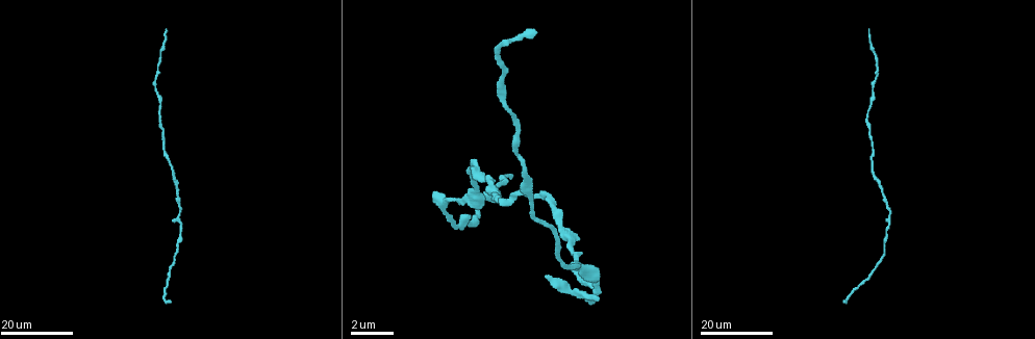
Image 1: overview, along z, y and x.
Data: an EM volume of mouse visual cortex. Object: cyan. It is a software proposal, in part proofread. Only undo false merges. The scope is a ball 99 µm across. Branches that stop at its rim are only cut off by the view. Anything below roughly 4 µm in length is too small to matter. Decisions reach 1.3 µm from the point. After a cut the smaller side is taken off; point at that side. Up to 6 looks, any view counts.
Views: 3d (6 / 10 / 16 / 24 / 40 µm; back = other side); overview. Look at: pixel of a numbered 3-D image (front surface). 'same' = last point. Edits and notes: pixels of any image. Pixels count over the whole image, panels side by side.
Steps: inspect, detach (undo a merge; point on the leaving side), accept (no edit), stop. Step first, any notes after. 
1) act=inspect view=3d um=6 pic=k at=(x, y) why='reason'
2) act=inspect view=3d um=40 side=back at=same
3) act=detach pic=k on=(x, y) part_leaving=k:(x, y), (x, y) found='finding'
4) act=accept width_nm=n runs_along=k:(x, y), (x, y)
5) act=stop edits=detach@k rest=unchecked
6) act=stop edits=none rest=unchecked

act=inspect view=3d um=16 pic=1 at=(461, 202) why='calibre changes'

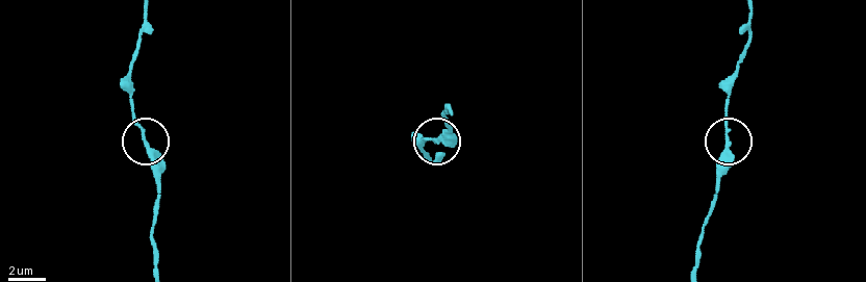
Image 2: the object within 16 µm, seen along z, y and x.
act=inspect view=3d um=6 pic=2 at=(434, 140)

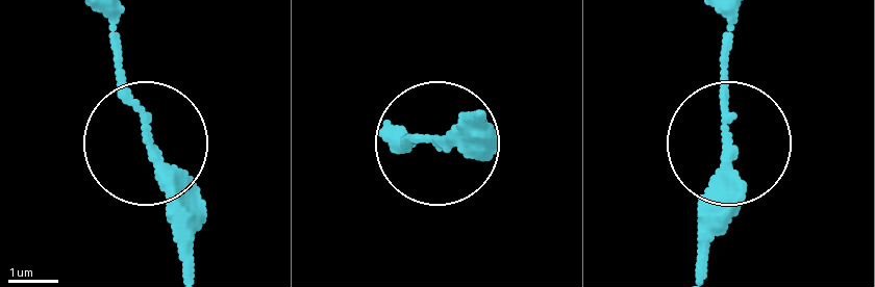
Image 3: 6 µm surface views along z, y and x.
act=accept width_nm=230 found='all the same neuron'

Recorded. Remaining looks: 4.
act=inspect view=3d um=24 pic=1 at=(160, 52) why='calibre changes'

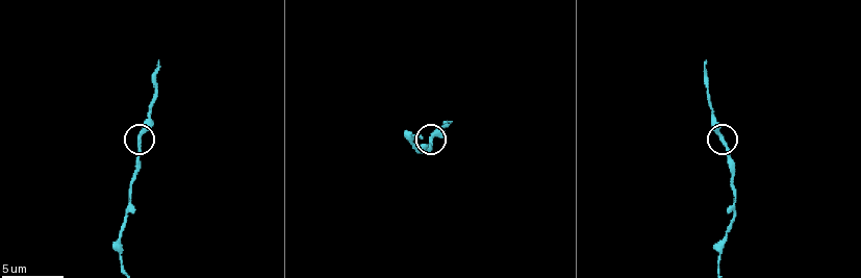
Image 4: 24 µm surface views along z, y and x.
act=inspect view=3d um=6 pic=4 at=(431, 136) why='closer look'

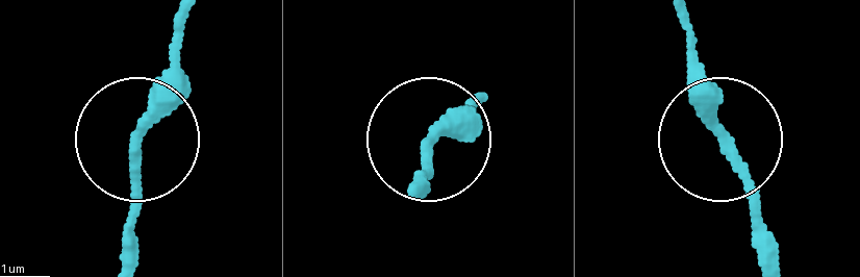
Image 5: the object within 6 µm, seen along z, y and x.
act=accept runs_along=5:(413, 181), (430, 140), (484, 98) found='all the same neuron'

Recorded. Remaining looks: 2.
act=stop edits=none rest=unchecked

